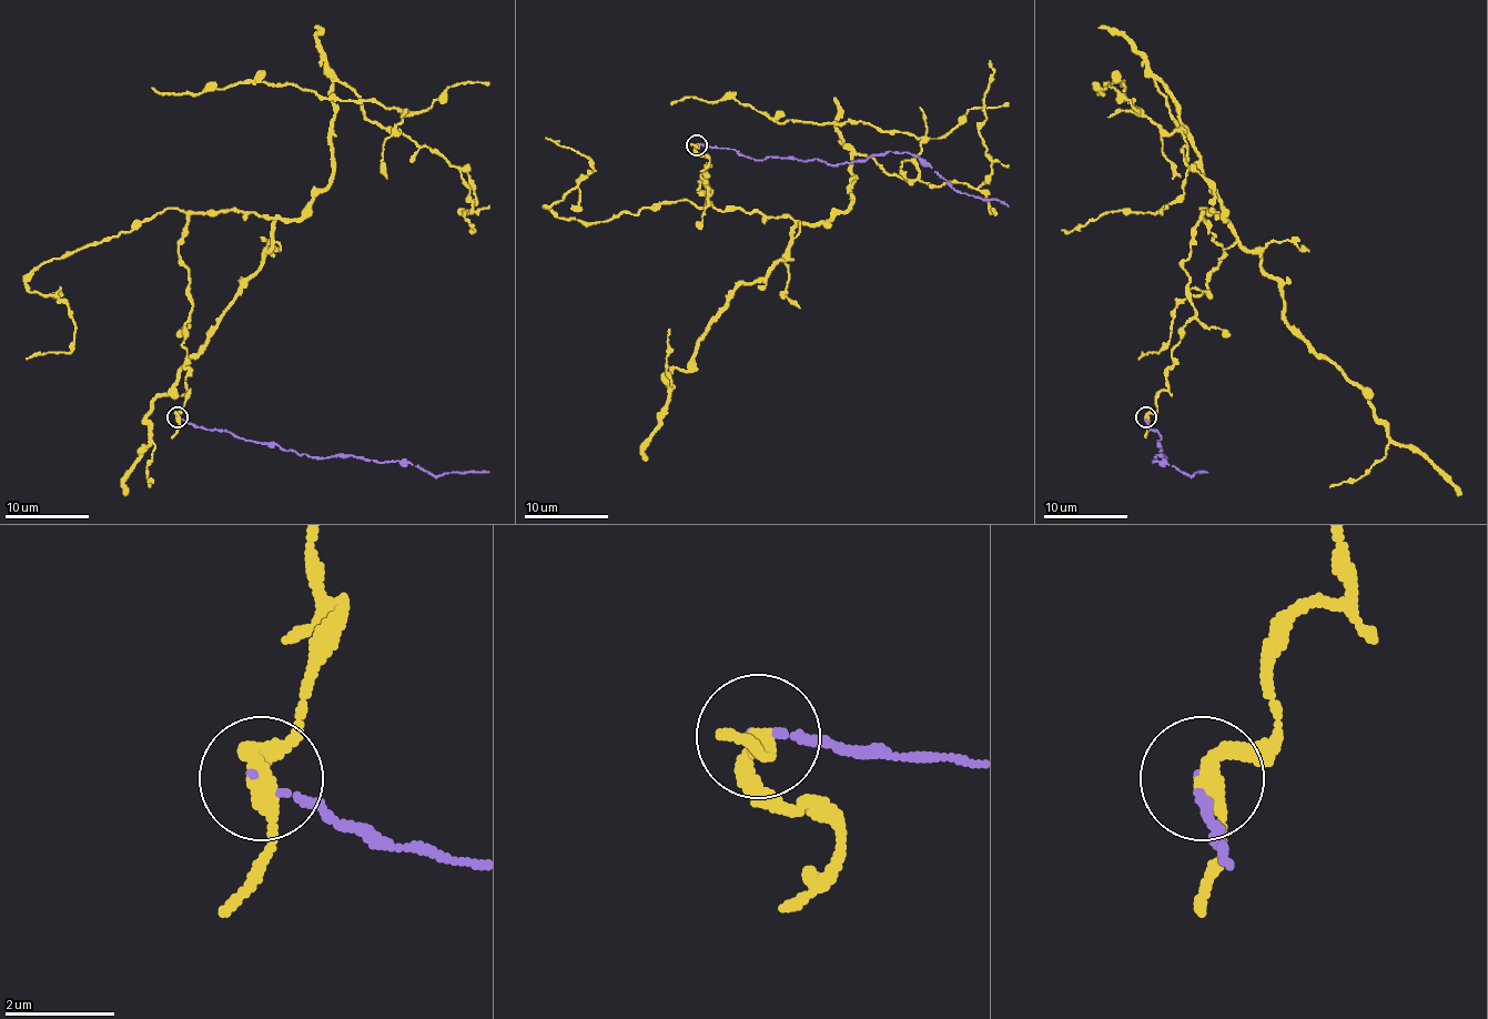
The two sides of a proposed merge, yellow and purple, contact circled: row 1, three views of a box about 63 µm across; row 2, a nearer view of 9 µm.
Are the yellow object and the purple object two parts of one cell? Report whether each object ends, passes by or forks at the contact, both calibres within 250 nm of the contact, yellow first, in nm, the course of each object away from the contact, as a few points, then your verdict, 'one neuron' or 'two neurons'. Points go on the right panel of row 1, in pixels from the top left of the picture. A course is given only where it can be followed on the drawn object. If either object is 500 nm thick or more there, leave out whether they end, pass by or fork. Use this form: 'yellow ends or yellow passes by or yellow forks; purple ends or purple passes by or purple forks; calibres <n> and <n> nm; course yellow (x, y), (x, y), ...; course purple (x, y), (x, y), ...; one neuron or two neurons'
yellow passes by; purple ends; calibres 340 and 80 nm; course yellow (1145, 416), (1195, 313), (1193, 226), (1225, 208), (1157, 79), (1172, 132), (1124, 81), (1105, 88); course purple (1145, 416), (1166, 456), (1153, 462), (1208, 473); two neurons

